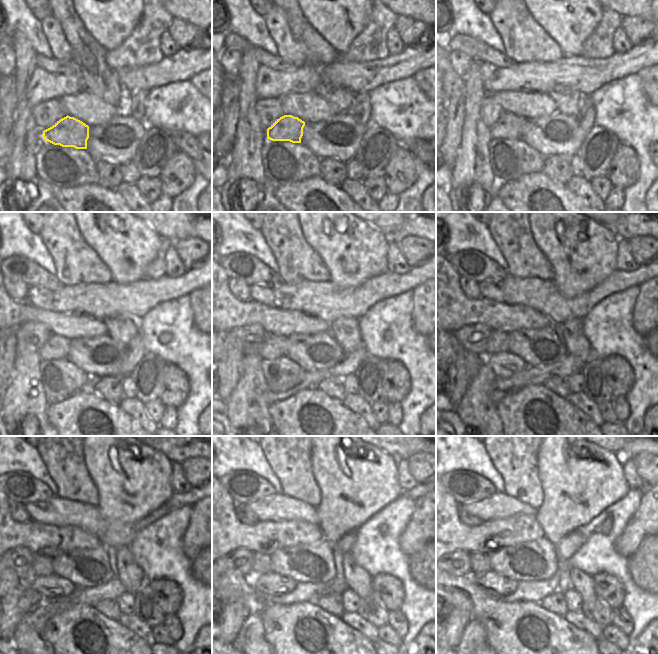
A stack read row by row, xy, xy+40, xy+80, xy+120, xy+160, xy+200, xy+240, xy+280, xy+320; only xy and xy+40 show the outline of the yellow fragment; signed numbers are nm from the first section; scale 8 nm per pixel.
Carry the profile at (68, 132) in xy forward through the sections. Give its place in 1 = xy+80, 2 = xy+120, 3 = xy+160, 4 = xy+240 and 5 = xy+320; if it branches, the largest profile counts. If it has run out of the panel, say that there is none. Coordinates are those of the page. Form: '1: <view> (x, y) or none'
1: xy+80 (509, 126)
2: xy+120 (56, 347)
3: xy+160 (275, 346)
4: xy+240 (42, 565)
5: xy+320 (479, 563)

